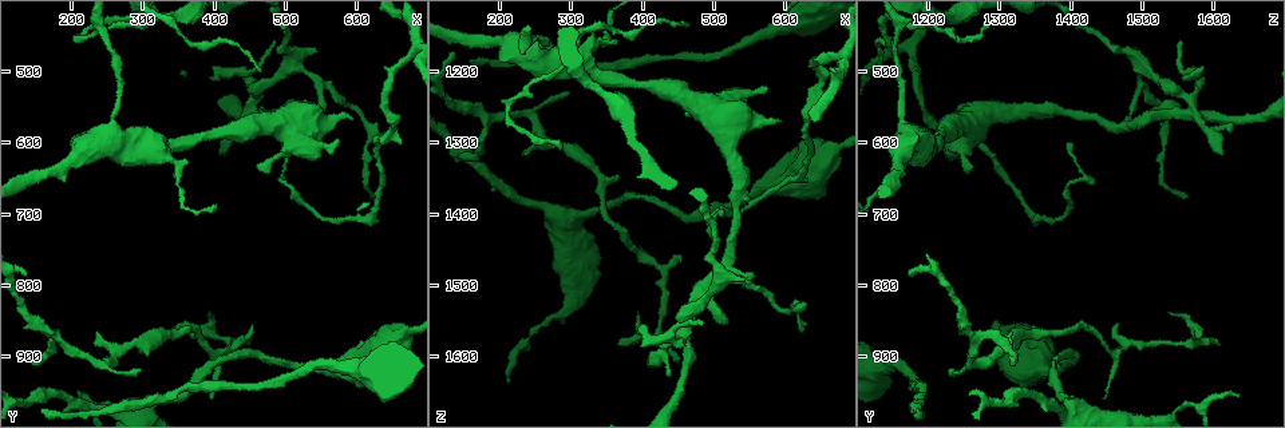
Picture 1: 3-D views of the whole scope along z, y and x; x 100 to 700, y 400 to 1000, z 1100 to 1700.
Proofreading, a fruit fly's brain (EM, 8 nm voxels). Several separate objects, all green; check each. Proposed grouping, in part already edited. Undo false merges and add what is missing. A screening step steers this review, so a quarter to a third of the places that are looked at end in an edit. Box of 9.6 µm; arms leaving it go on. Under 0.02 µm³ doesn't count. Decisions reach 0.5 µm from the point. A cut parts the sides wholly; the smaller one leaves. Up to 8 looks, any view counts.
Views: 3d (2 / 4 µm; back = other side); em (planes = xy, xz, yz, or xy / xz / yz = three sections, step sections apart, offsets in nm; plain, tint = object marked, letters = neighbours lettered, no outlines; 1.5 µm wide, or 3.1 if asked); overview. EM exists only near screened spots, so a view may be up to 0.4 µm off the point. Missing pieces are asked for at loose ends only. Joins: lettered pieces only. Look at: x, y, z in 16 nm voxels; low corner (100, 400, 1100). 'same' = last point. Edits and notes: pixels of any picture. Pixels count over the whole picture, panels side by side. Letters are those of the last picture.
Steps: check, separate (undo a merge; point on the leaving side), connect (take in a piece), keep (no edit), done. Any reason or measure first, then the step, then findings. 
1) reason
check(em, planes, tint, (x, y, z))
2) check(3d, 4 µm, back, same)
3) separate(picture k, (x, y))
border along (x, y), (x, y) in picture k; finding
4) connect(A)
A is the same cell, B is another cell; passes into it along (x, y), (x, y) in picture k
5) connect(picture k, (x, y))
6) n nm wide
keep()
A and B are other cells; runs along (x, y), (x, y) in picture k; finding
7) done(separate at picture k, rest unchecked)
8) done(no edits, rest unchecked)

sharp bend
check(3d, 4 µm, (515, 580, 1475))

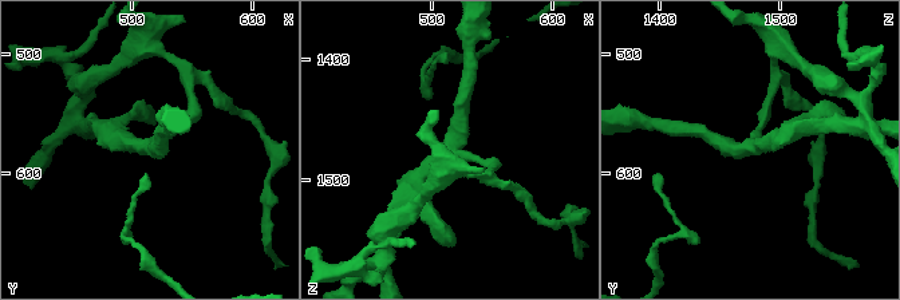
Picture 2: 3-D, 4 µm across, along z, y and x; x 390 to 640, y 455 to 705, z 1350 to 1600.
3 arms
check(em, planes, tint, (516, 578, 1472))

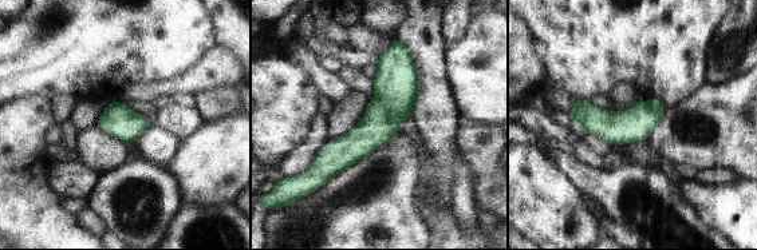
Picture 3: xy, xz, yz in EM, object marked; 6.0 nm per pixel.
check(em, planes, letters, same)

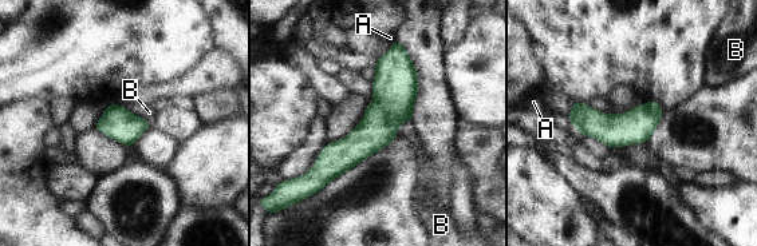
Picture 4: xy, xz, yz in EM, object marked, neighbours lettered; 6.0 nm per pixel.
200 nm wide; B touches over 150 nm
separate(picture 4, (651, 104))
A and B are other cells; a second neuron is stuck on

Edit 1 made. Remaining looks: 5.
check(3d, 4 µm, (365, 870, 1580))

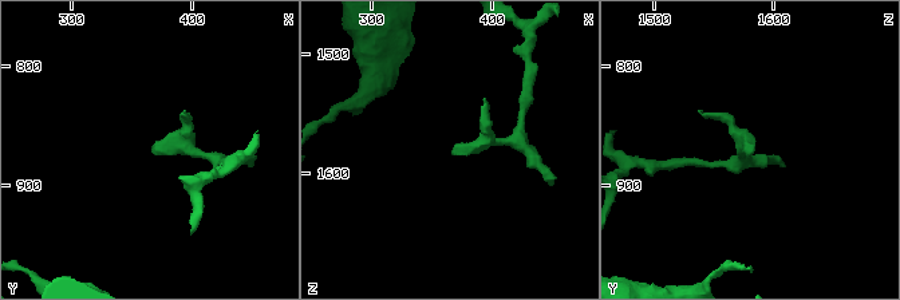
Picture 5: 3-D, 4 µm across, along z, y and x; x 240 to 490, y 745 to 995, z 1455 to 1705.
shape alone is not enough
check(em, planes, letters, (364, 868, 1580))

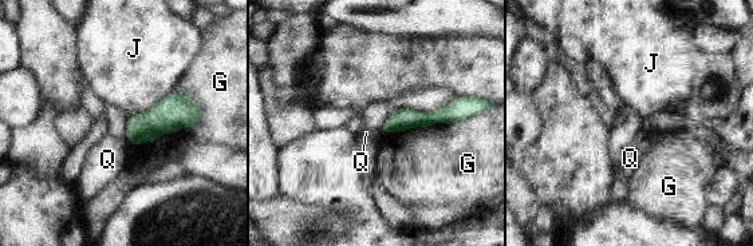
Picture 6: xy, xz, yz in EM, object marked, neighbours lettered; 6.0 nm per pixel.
keep()
G, J and Q are other cells; border along (127, 141), (133, 145) in picture 6; none of them fits

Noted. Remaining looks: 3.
check(3d, 4 µm, (450, 855, 1470))

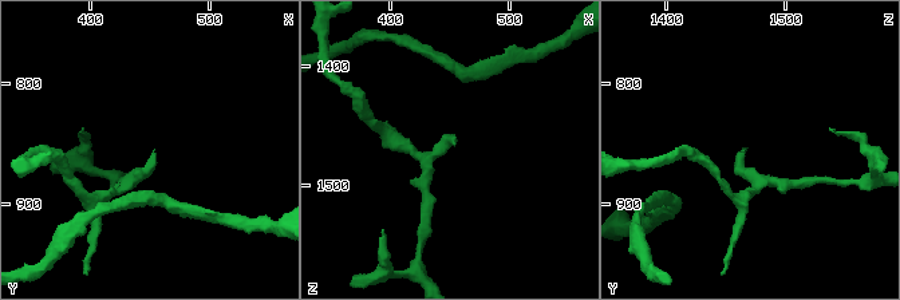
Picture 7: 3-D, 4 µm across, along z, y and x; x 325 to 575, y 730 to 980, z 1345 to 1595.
check(em, xy, step 8, tint, (456, 854, 1466))

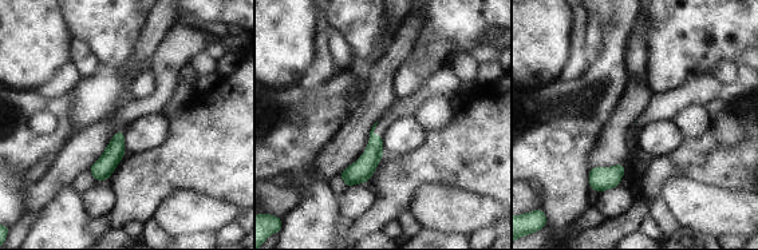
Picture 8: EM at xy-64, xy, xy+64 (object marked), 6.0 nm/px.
another direction
check(em, planes, letters, same)

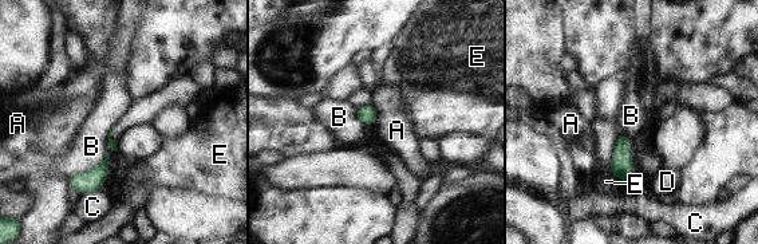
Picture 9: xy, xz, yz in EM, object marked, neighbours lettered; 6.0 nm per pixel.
B touches over 300 nm
keep()
A, B, C, D and E are other cells; none of them fits

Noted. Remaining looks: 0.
done(separate at picture 4, rest unchecked)

